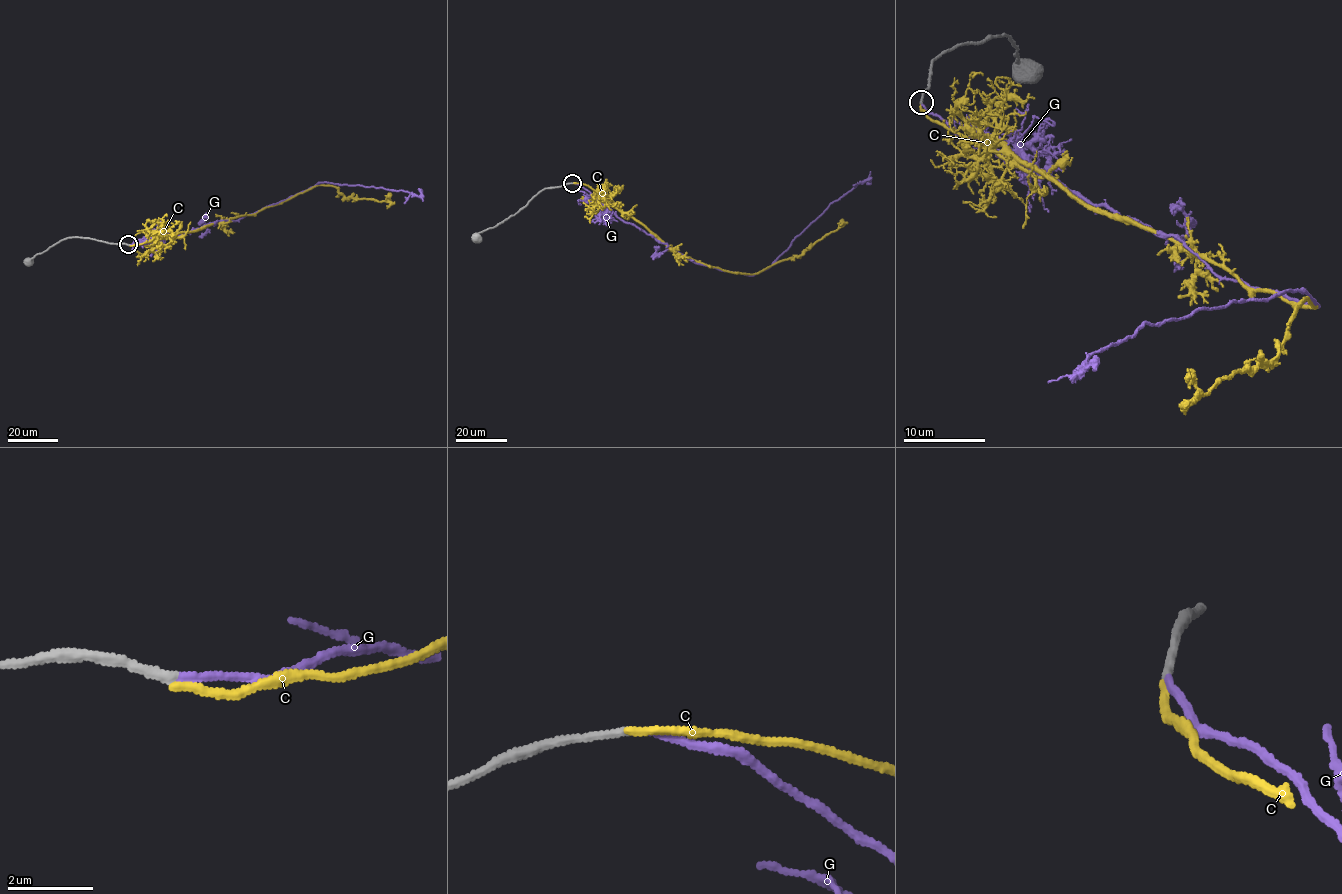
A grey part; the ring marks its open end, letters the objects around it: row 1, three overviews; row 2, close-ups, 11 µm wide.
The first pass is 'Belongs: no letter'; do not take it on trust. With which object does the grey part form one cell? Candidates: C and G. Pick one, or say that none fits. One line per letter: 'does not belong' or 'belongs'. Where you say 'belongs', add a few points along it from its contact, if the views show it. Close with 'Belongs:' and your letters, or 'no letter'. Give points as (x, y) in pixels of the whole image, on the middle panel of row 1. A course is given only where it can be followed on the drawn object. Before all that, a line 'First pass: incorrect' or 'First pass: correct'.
First pass: incorrect
C: does not belong
G: belongs; course (572, 183), (587, 189), (623, 220), (695, 263), (750, 275), (769, 268), (831, 204), (863, 183), (870, 172)
Belongs: G

